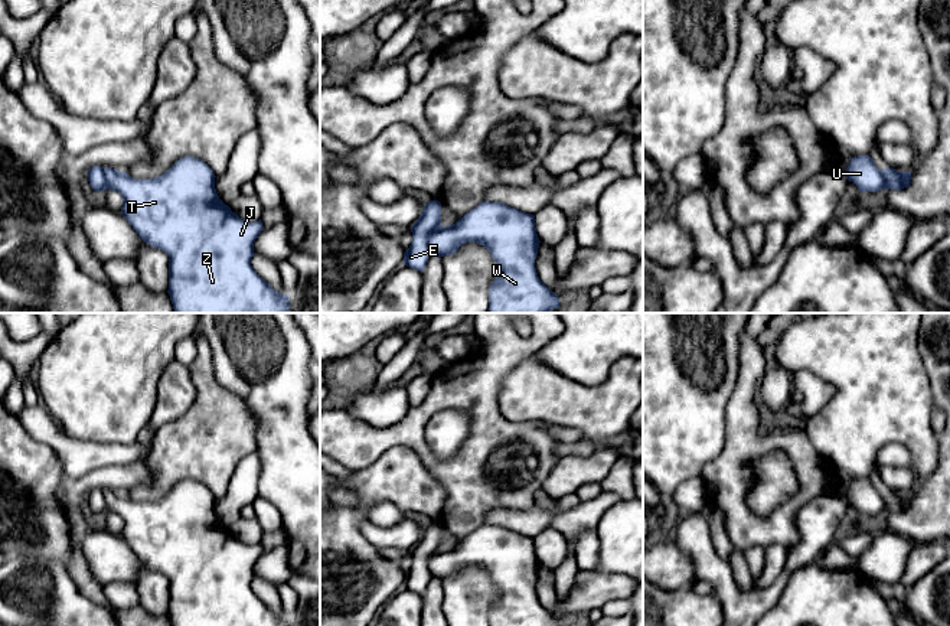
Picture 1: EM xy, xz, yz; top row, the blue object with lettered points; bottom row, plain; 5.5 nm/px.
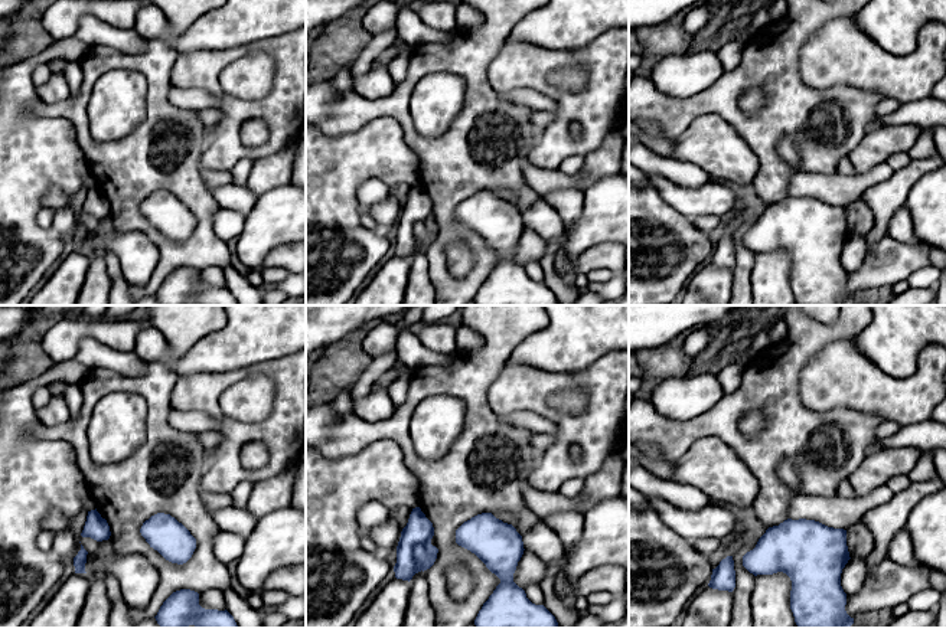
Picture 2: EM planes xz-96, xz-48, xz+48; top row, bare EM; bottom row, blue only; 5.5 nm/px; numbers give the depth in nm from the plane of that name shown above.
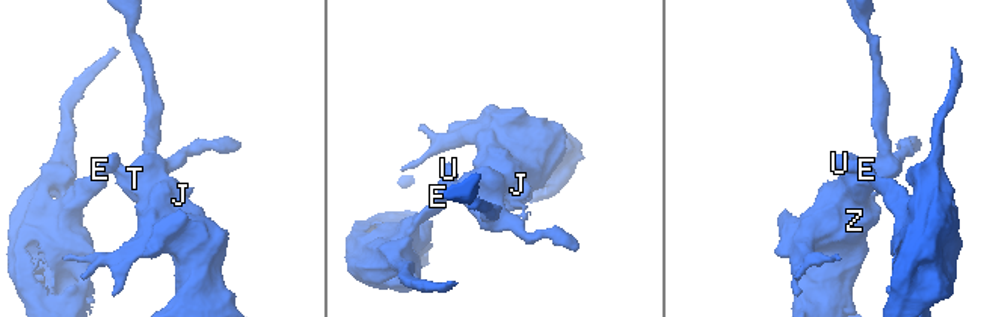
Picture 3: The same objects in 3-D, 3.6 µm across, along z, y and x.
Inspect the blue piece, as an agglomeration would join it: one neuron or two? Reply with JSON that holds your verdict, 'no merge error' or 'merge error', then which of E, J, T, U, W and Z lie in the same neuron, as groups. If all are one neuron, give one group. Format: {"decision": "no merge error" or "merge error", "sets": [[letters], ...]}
{"decision": "merge error", "sets": [["E", "U"], ["J", "T", "W", "Z"]]}

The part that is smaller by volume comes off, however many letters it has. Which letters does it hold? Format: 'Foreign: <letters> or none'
Foreign: E, U

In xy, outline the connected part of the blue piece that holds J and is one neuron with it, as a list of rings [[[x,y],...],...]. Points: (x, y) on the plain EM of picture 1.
[[[182,480],[161,499],[134,502],[127,495],[104,492],[107,512],[123,519],[121,537],[150,570],[169,580],[169,619],[172,626],[290,626],[290,620],[275,614],[251,588],[254,565],[264,552],[261,542],[251,545],[239,541],[225,528],[215,512],[213,493],[196,480]]]

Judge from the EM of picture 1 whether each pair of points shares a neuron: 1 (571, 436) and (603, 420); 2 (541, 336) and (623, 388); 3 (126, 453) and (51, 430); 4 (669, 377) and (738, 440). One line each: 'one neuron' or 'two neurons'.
1: two neurons
2: two neurons
3: one neuron
4: two neurons

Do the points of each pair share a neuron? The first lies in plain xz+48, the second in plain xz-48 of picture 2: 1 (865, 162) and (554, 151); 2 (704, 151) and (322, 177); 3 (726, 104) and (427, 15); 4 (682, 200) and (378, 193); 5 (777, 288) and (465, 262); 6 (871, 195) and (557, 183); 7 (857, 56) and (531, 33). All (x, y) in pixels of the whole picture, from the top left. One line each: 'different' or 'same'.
1: same
2: same
3: different
4: different
5: different
6: same
7: different

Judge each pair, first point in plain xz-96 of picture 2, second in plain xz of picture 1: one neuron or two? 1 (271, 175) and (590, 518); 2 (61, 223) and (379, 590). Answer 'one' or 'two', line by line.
1: two
2: two

